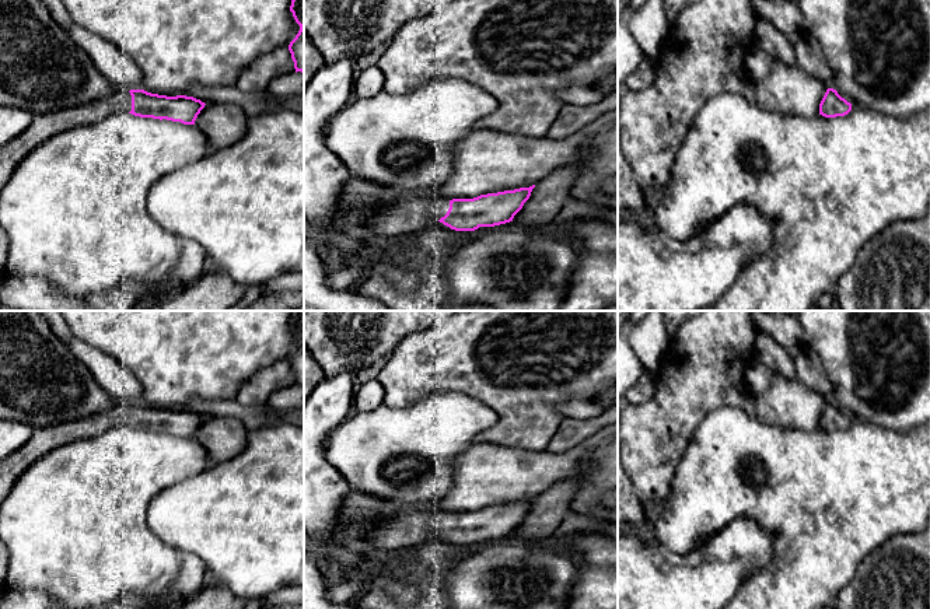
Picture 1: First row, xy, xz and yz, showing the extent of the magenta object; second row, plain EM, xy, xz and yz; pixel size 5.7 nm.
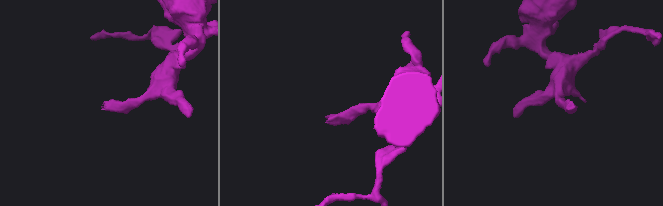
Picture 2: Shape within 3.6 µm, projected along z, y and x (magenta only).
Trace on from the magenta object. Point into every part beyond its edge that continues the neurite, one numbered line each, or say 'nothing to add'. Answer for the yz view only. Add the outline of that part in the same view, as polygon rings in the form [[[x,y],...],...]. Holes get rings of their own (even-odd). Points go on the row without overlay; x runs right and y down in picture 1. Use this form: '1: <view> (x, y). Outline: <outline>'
nothing to add

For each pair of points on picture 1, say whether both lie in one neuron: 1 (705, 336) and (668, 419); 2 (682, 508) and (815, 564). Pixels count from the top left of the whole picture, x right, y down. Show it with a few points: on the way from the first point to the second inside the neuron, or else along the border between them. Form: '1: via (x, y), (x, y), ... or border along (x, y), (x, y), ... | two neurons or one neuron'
1: via (705, 357), (703, 370), (689, 384), (682, 398) | one neuron
2: via (717, 506), (765, 506), (789, 529) | one neuron

